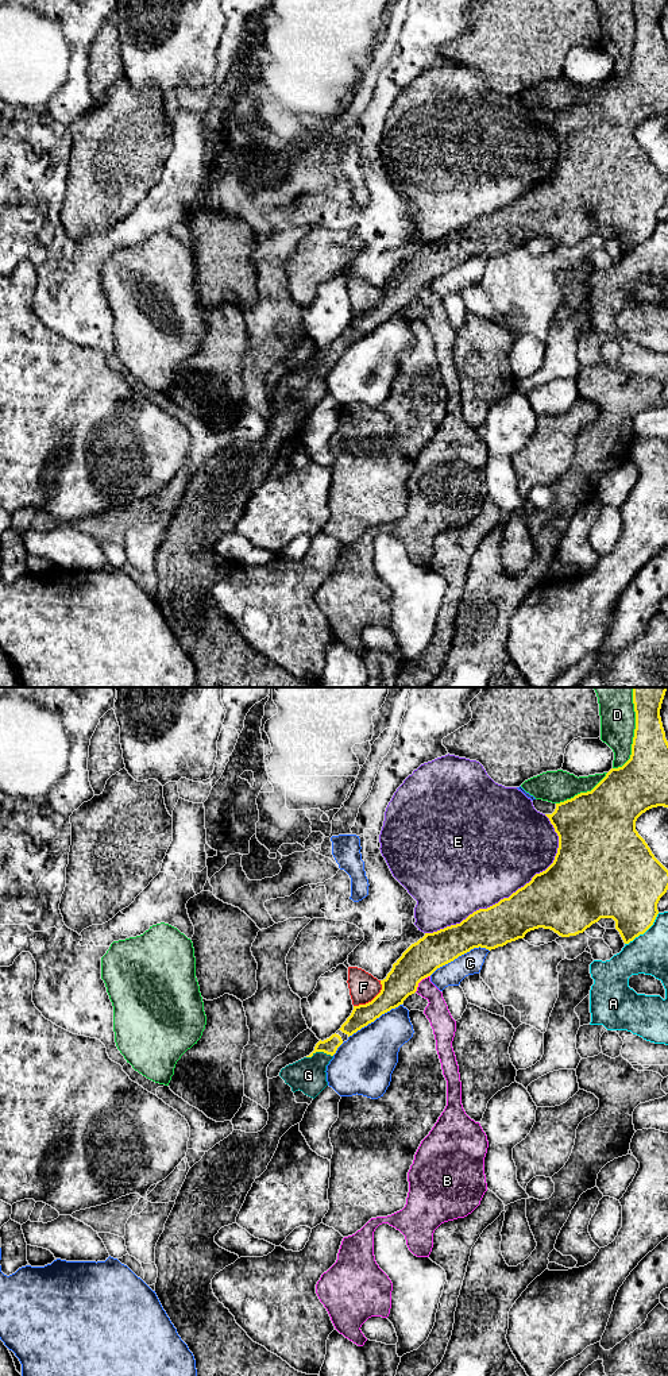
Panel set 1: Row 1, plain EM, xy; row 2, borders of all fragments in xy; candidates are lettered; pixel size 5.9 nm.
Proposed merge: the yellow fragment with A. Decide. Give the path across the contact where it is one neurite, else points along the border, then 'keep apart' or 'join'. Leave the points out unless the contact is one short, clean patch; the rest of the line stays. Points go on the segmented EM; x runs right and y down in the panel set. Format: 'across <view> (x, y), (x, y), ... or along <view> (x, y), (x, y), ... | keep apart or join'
along xy (659, 913), (643, 933), (625, 944) | keep apart

